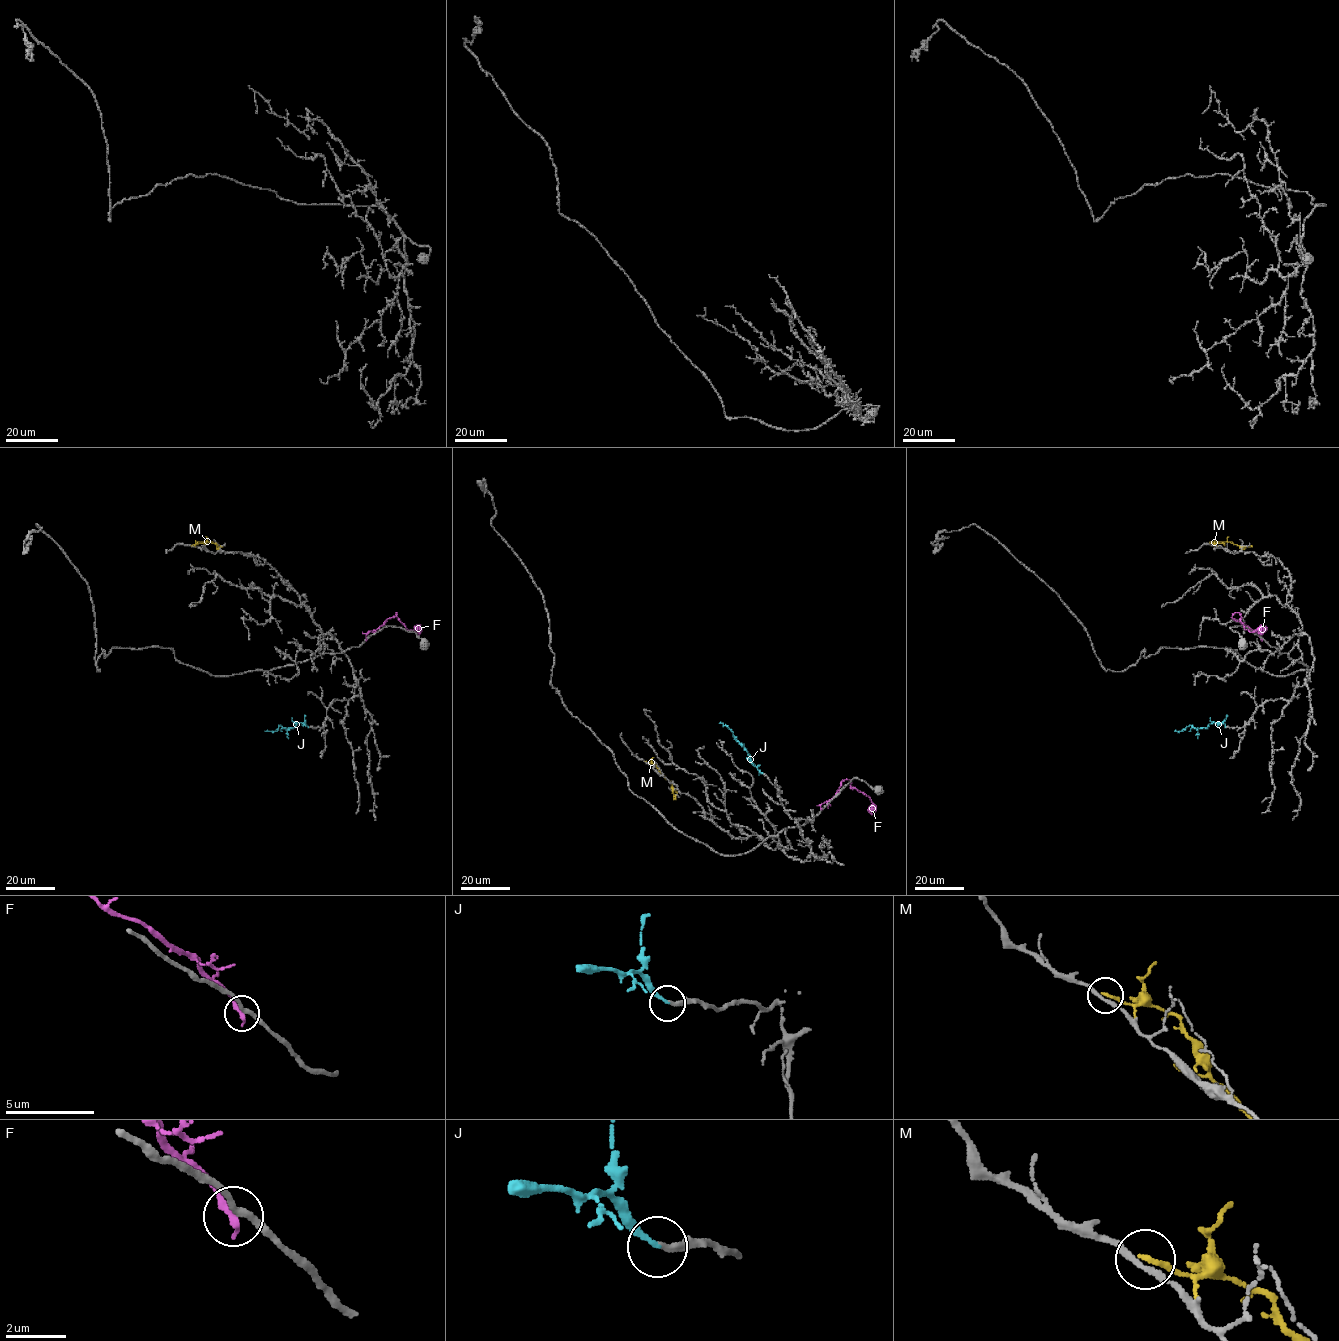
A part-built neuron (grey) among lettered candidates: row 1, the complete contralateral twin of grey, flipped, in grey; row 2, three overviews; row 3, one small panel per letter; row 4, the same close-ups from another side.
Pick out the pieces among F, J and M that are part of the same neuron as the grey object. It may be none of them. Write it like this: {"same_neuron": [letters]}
{"same_neuron": ["J"]}

